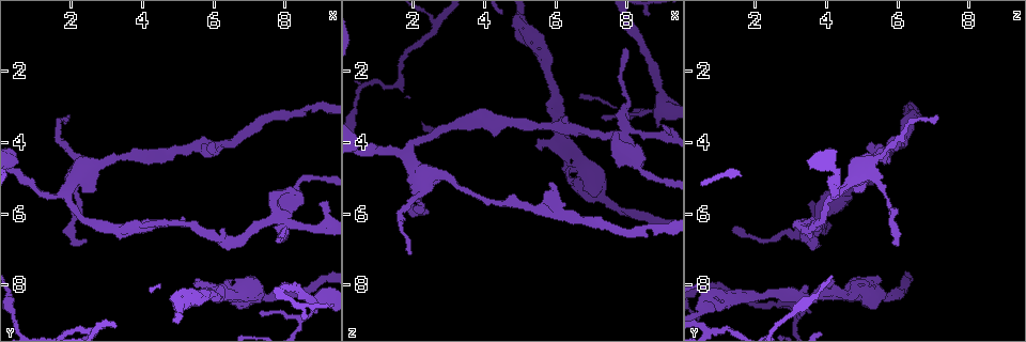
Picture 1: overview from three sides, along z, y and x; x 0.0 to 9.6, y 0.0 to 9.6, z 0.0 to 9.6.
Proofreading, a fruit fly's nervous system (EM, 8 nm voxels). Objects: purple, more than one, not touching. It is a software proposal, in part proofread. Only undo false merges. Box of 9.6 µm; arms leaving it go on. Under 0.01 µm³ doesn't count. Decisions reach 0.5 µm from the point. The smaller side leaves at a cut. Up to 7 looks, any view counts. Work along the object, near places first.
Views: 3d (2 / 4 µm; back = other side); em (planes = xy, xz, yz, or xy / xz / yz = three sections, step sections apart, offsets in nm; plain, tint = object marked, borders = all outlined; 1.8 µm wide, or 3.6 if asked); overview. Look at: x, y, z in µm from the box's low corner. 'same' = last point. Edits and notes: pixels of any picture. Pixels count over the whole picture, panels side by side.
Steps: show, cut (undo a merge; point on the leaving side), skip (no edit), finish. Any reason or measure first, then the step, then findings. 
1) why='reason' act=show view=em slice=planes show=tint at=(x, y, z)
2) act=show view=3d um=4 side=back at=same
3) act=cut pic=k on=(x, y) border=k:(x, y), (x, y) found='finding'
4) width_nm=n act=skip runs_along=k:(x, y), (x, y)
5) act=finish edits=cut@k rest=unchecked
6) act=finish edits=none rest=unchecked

why='sharp bend' act=show view=em slice=planes show=tint at=(5.40, 8.55, 1.20)

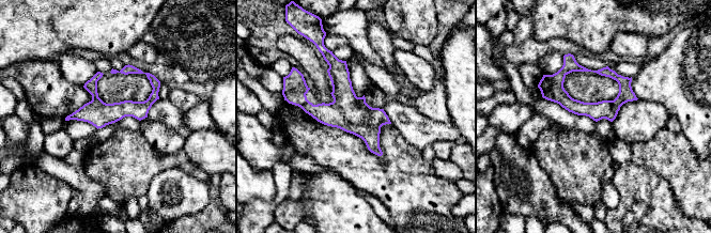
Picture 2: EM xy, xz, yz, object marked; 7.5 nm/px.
act=skip runs_along=2:(294, 98), (345, 113), (379, 152) found='one neuron here'

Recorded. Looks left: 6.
why='sudden change in width' act=show view=3d um=4 at=(6.80, 8.25, 4.70)

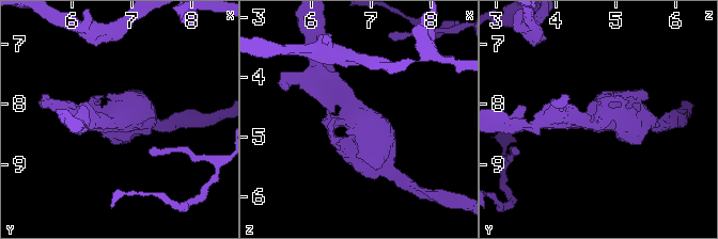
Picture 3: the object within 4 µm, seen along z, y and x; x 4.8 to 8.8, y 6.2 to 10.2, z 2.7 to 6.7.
act=show view=em um=3.6 slice=planes show=plain at=(6.85, 8.25, 4.65)

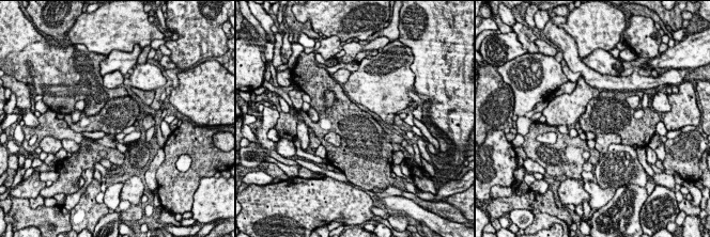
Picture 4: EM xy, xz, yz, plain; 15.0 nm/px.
why='where the object lies' act=show view=em um=3.6 slice=planes show=tint at=same

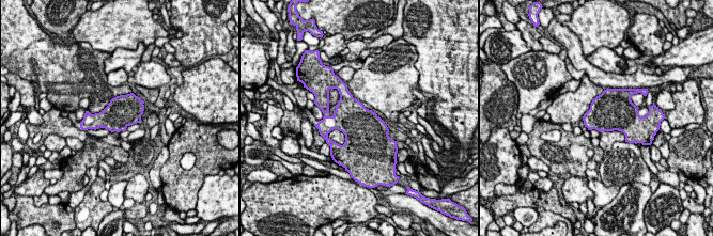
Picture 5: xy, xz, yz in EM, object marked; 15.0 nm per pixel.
act=skip found='one neuron here'

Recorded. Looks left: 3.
act=show view=em um=3.6 slice=planes show=tint at=(2.00, 4.85, 5.15)

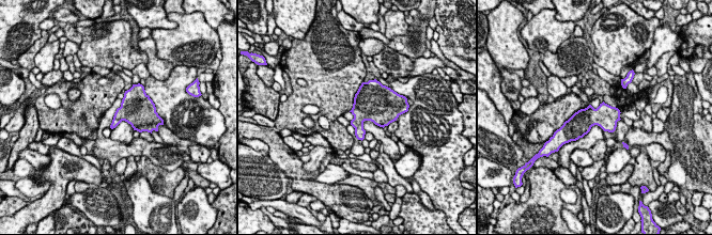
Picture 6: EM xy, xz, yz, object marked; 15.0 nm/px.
act=skip found='one neuron here'

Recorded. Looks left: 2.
act=finish edits=none rest=unchecked

